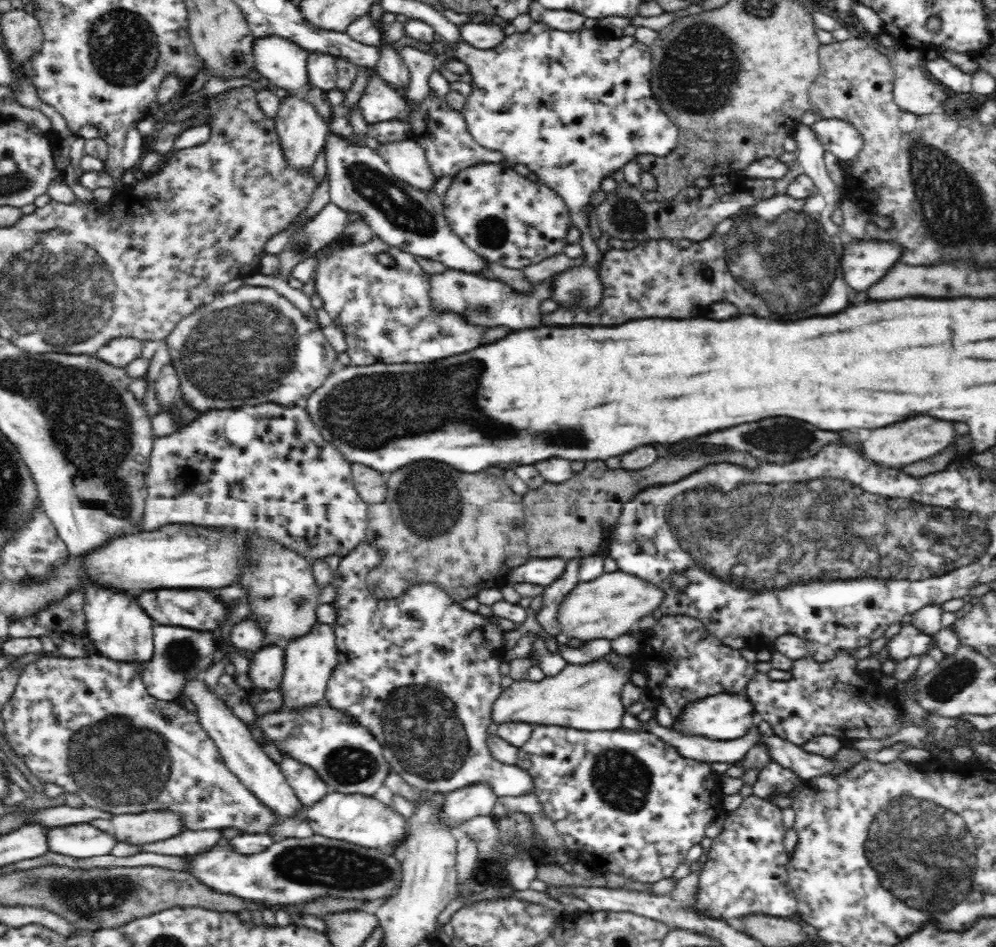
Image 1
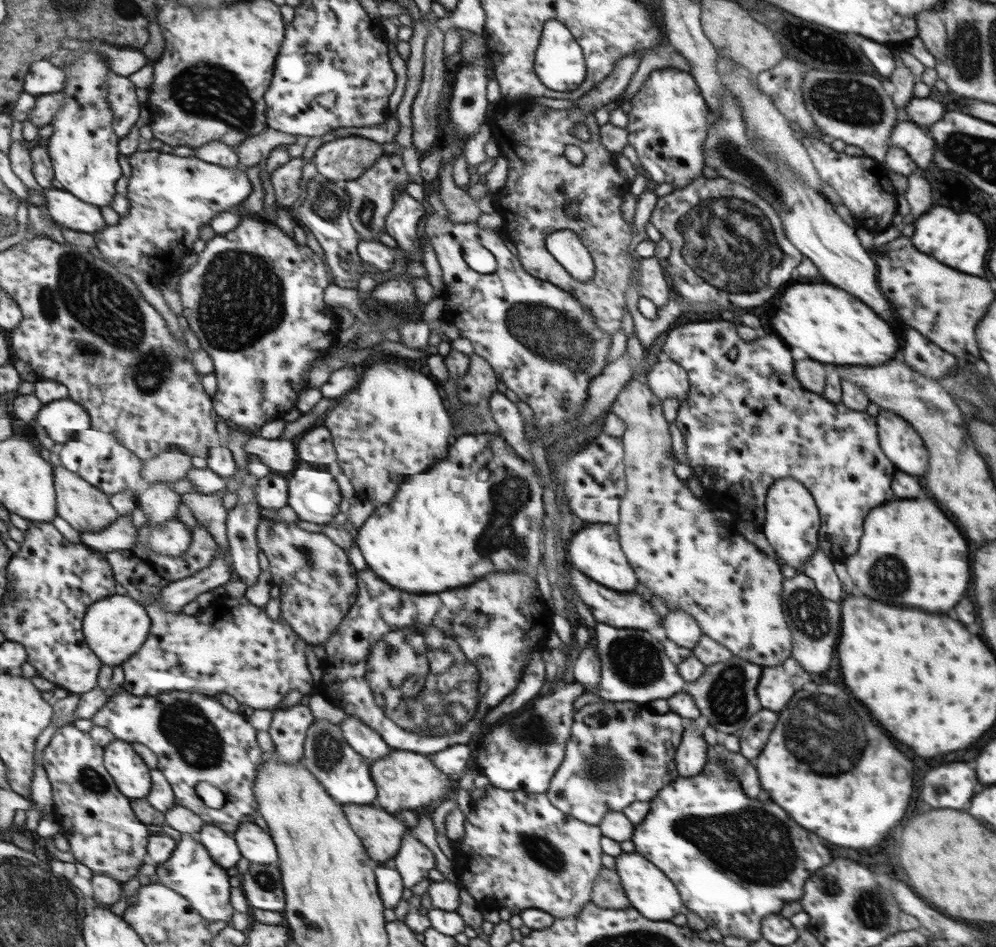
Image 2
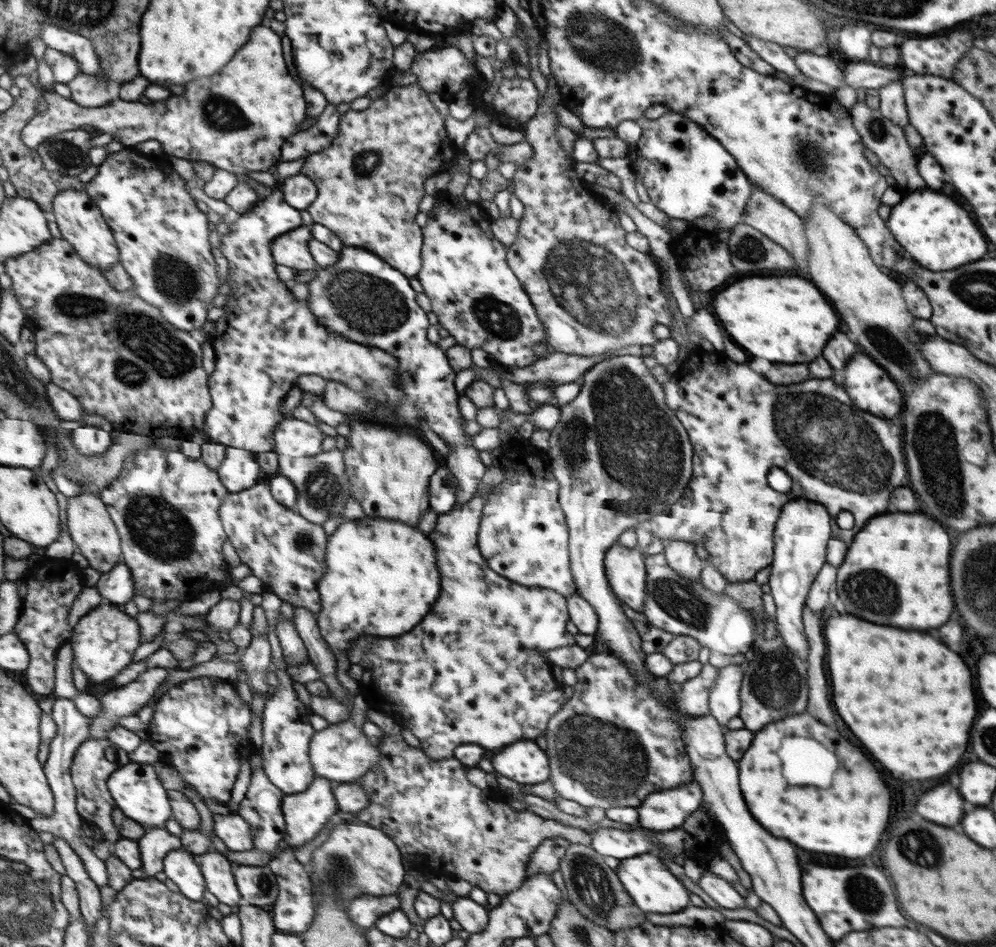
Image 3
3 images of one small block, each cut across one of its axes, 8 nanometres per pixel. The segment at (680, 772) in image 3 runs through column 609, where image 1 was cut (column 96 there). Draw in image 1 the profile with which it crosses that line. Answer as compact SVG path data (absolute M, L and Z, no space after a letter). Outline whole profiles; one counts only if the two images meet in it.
M95 653L86 658L68 658L55 655L42 655L35 661L22 668L20 678L18 678L16 690L4 704L1 717L4 720L5 740L10 746L10 750L24 760L32 774L41 780L42 784L56 784L63 788L66 793L72 793L82 797L82 800L90 807L100 808L112 814L119 813L144 813L144 812L172 812L182 817L182 823L188 830L224 830L236 828L248 833L262 833L268 835L268 828L279 824L279 818L272 810L268 809L239 780L228 770L223 761L223 757L210 738L210 735L200 724L196 711L190 712L185 707L175 701L158 700L149 694L142 680L143 661L116 661L110 660L106 656Z

